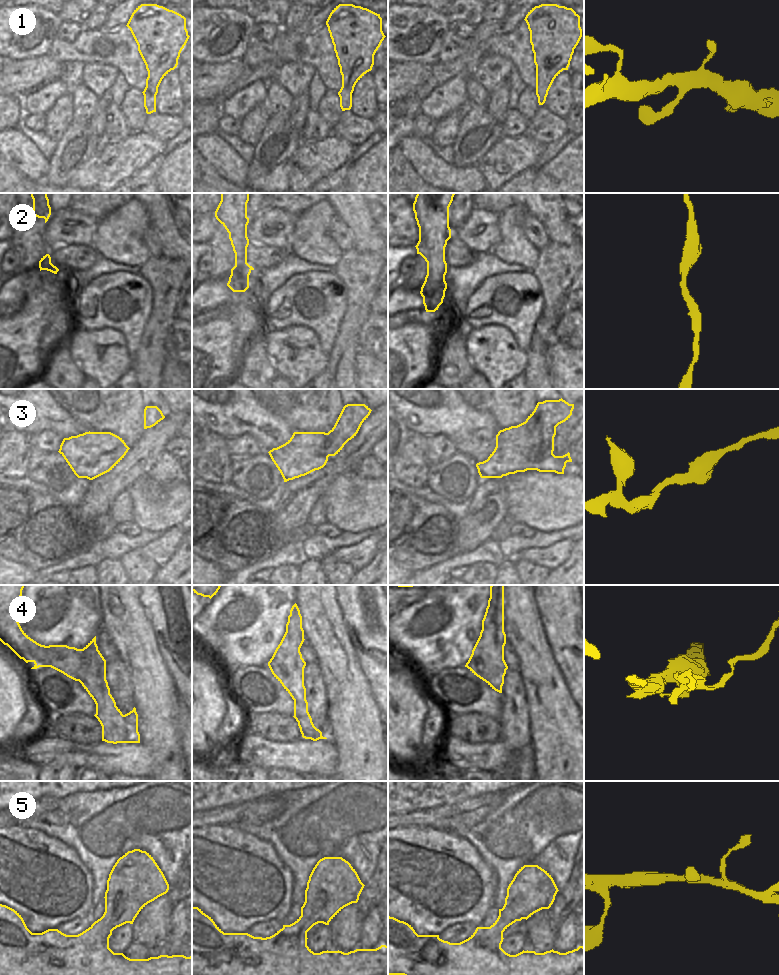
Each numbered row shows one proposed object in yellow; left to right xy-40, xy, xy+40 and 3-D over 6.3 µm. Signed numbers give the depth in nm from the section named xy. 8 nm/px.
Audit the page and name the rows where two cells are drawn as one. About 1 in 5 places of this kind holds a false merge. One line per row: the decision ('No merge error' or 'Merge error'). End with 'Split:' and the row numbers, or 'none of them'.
1: No merge error
2: No merge error
3: No merge error
4: Merge error
5: No merge error
Split: 4.

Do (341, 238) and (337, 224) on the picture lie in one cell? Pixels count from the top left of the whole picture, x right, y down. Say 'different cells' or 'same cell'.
same cell

